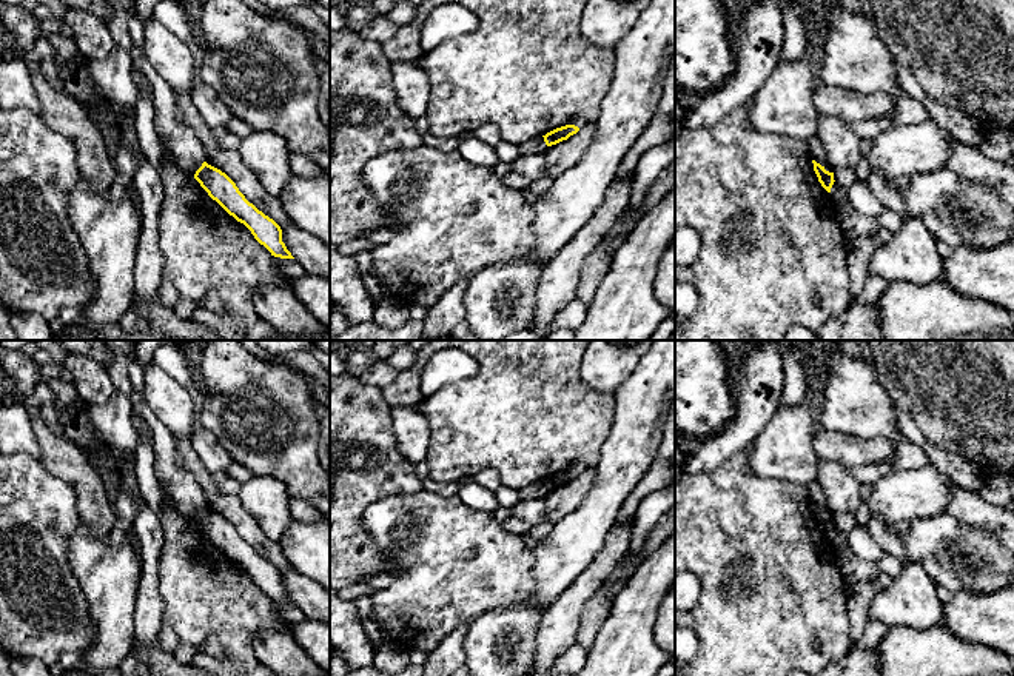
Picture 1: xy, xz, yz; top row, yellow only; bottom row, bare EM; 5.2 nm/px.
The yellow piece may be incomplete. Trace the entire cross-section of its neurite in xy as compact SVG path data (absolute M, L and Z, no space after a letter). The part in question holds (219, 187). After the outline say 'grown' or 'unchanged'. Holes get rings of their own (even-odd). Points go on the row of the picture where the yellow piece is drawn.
M203 162L194 179L230 216L243 223L271 256L294 259L282 242L280 226L250 203L225 172Z; unchanged

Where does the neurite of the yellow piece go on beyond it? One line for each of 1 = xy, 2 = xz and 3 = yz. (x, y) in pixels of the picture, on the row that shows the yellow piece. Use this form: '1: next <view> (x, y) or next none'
1: next none
2: next none
3: next none

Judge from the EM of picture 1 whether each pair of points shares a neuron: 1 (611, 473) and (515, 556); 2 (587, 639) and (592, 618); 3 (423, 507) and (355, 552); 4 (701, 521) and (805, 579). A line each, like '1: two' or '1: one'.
1: two
2: one
3: two
4: one

